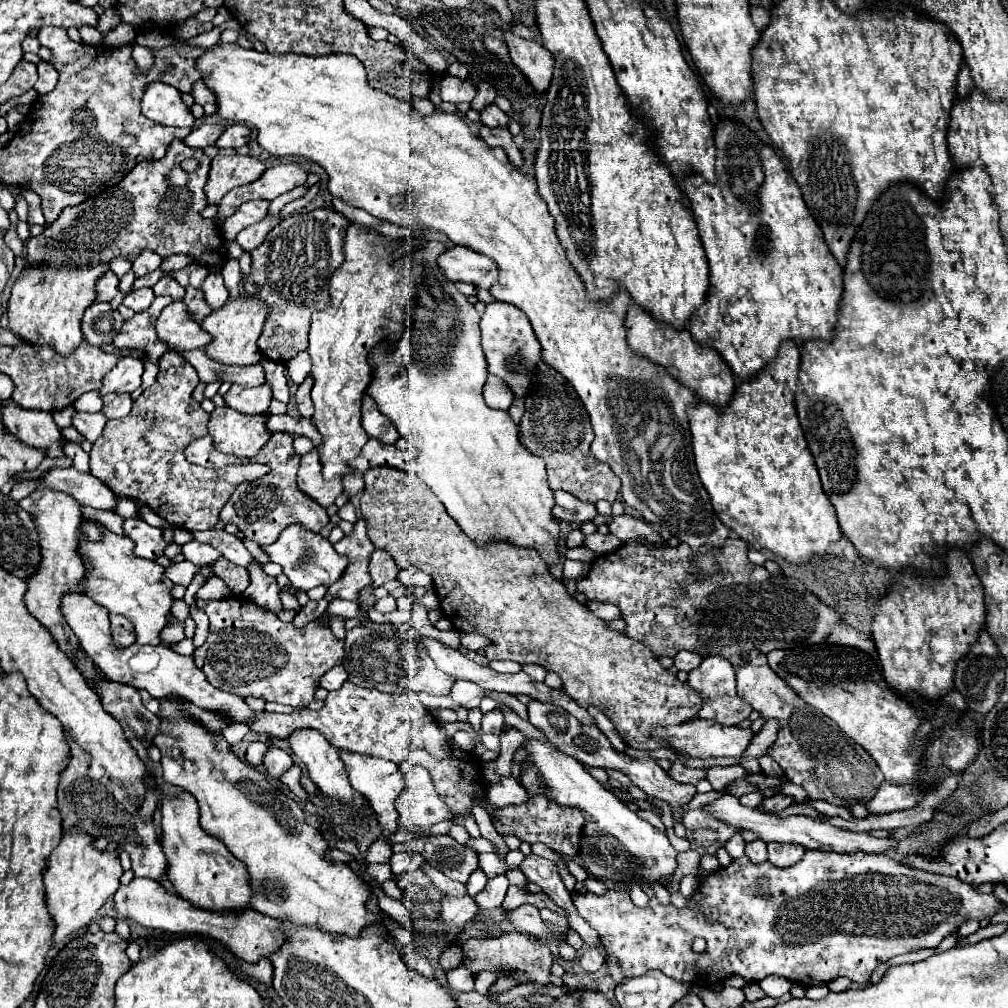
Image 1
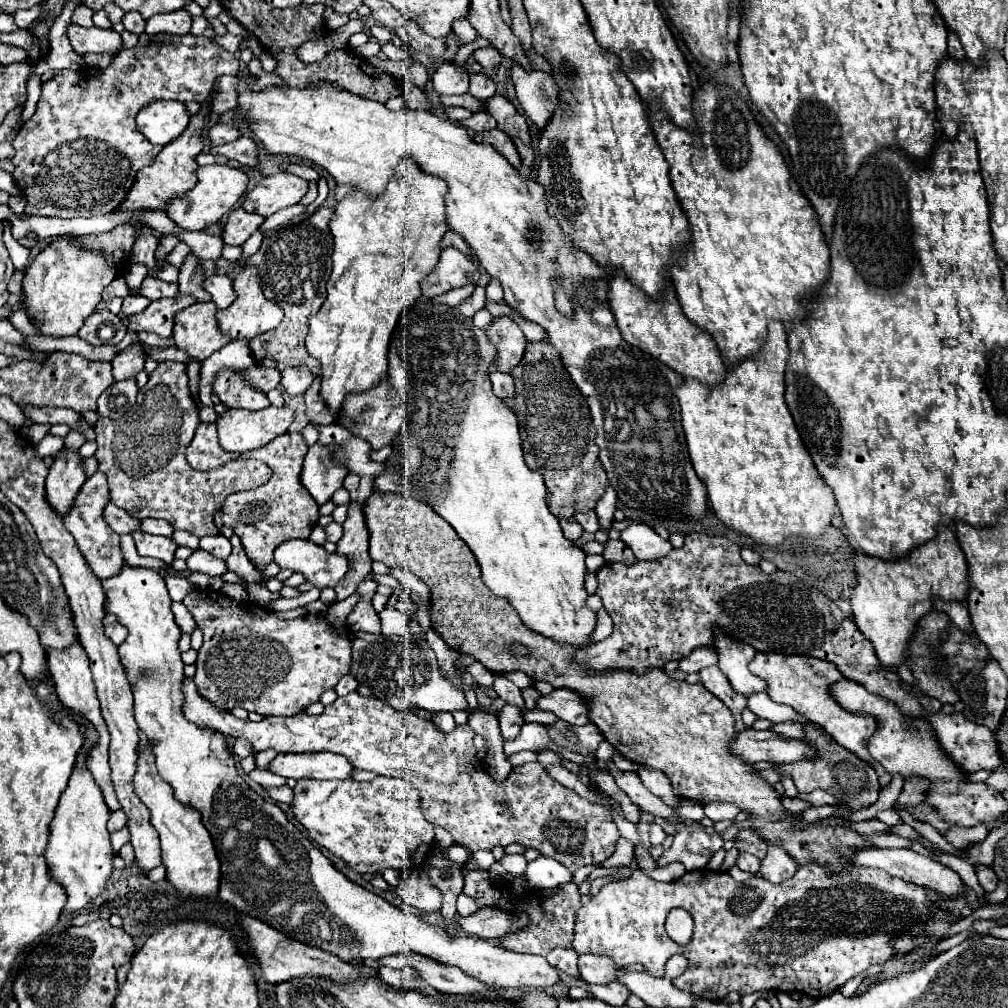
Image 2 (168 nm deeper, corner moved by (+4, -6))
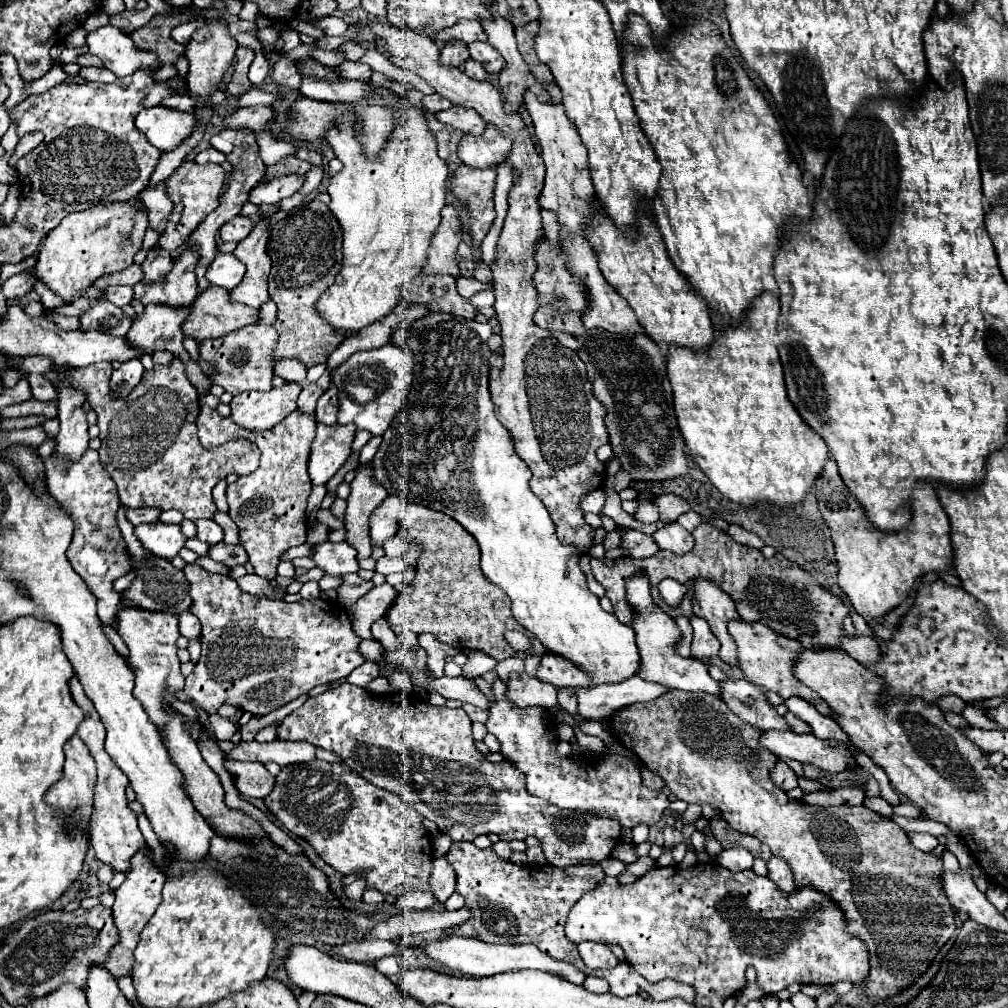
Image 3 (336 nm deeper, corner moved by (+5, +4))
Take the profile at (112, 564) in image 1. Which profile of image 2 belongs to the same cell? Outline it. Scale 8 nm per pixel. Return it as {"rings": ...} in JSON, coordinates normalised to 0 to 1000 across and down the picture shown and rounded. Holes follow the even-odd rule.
{"rings":[[[122,562],[120,569],[118,571],[112,571],[108,575],[102,575],[102,585],[104,585],[104,591],[106,591],[106,607],[114,609],[118,613],[118,617],[128,625],[128,631],[126,635],[118,641],[118,651],[120,651],[120,659],[126,667],[126,675],[130,679],[130,687],[132,687],[132,696],[134,696],[134,716],[138,720],[138,724],[142,724],[146,728],[148,734],[154,736],[154,752],[156,752],[156,764],[158,768],[172,780],[174,784],[174,792],[182,798],[188,798],[191,800],[193,804],[197,804],[201,808],[201,817],[205,819],[205,823],[209,825],[209,831],[211,831],[211,837],[213,837],[213,843],[215,843],[215,849],[217,849],[217,855],[219,855],[219,877],[217,877],[217,891],[231,897],[237,905],[245,907],[245,909],[251,909],[263,917],[267,917],[269,921],[281,925],[283,929],[289,929],[291,933],[297,933],[305,938],[314,938],[314,940],[320,940],[322,944],[328,944],[332,948],[336,948],[338,952],[346,954],[346,952],[374,952],[374,950],[380,950],[380,948],[390,948],[390,946],[400,946],[400,944],[414,944],[418,948],[424,948],[436,956],[441,956],[441,958],[453,958],[455,962],[459,962],[463,968],[483,976],[483,978],[489,978],[489,980],[513,980],[513,982],[527,982],[527,980],[545,980],[549,976],[559,976],[561,974],[555,970],[555,964],[543,956],[543,952],[539,952],[539,948],[529,948],[529,946],[513,946],[513,944],[505,944],[501,940],[497,940],[495,937],[491,937],[489,933],[479,933],[479,931],[467,931],[467,929],[445,929],[439,921],[436,919],[430,919],[418,911],[414,911],[412,907],[404,905],[404,903],[398,903],[390,897],[386,897],[384,893],[380,893],[378,889],[358,881],[356,877],[344,873],[336,863],[330,861],[330,857],[316,845],[313,843],[311,835],[305,835],[303,827],[291,819],[287,815],[287,812],[283,810],[283,806],[261,786],[261,782],[255,778],[255,776],[249,776],[245,768],[237,768],[235,762],[233,762],[233,754],[227,746],[227,740],[221,732],[221,728],[217,726],[209,726],[209,722],[199,722],[191,716],[188,716],[184,710],[182,710],[182,687],[180,687],[180,681],[182,681],[182,657],[180,657],[180,645],[178,645],[178,635],[180,635],[180,623],[174,619],[172,615],[172,607],[170,607],[170,593],[168,593],[168,587],[164,583],[164,575],[152,567],[152,565],[146,565],[146,563],[130,563],[130,562]]]}

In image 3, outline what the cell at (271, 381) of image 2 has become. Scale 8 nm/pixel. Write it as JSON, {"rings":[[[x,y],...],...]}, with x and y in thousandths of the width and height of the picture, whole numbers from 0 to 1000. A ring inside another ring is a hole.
{"rings":[[[276,357],[272,361],[272,373],[282,375],[284,379],[302,379],[304,377],[304,365],[292,357]]]}

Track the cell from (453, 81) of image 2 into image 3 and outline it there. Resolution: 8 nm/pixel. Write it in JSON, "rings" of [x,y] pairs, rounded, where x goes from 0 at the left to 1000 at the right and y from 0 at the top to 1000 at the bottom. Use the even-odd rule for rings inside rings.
{"rings":[[[442,42],[442,46],[437,52],[437,63],[438,65],[458,65],[464,60],[464,46],[458,42]]]}

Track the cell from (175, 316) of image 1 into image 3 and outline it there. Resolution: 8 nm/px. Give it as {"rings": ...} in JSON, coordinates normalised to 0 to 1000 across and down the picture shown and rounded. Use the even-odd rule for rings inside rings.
{"rings":[[[208,284],[196,292],[181,321],[181,329],[185,335],[192,335],[198,341],[202,337],[220,335],[236,325],[252,321],[254,317],[254,308],[228,300],[224,288]]]}

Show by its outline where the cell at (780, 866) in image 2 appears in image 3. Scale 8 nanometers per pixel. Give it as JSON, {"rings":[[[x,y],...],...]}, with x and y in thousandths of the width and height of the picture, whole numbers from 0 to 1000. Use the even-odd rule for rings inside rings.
{"rings":[[[766,849],[766,851],[760,855],[760,859],[762,859],[762,871],[768,873],[774,883],[778,883],[778,885],[782,885],[782,887],[786,887],[786,885],[790,883],[788,867],[786,867],[784,859],[782,859],[776,851]]]}

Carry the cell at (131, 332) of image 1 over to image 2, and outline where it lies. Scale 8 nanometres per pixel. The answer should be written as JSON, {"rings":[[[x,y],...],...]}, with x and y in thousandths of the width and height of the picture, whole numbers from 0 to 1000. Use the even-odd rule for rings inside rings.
{"rings":[[[176,292],[174,296],[158,296],[150,300],[140,312],[128,313],[128,327],[134,329],[148,327],[154,329],[156,333],[170,333],[174,312],[189,304],[191,300],[193,298],[189,298],[189,294],[182,294],[182,292]]]}

